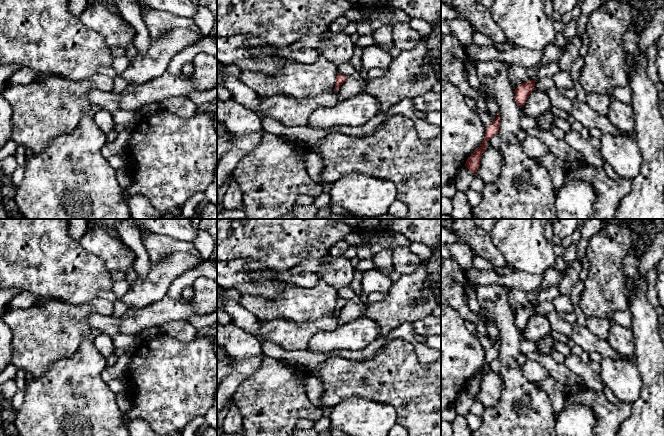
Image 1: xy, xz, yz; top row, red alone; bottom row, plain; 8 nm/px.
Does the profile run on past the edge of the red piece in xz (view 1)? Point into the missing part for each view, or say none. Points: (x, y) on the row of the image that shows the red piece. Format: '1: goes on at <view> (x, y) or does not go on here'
1: does not go on here

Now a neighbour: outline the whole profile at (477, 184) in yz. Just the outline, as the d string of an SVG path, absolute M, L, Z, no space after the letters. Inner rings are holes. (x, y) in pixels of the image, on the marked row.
M474 177L470 184L470 189L474 190L475 192L480 193L484 185L485 183L481 179Z

